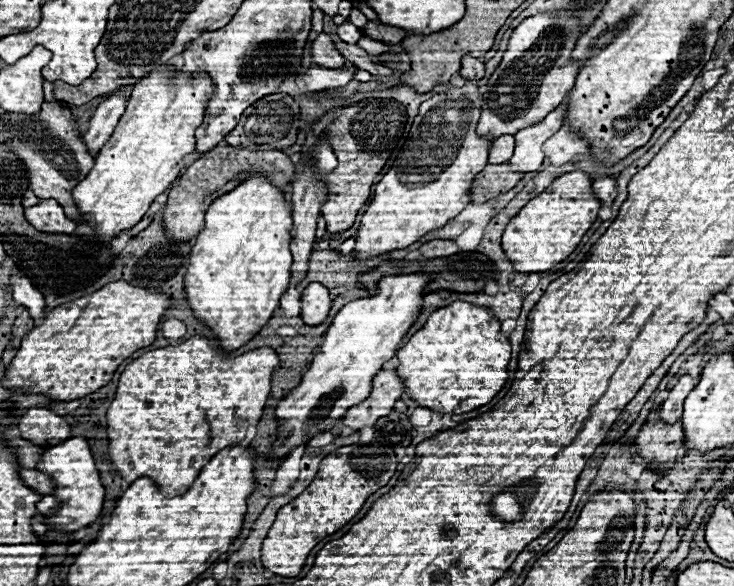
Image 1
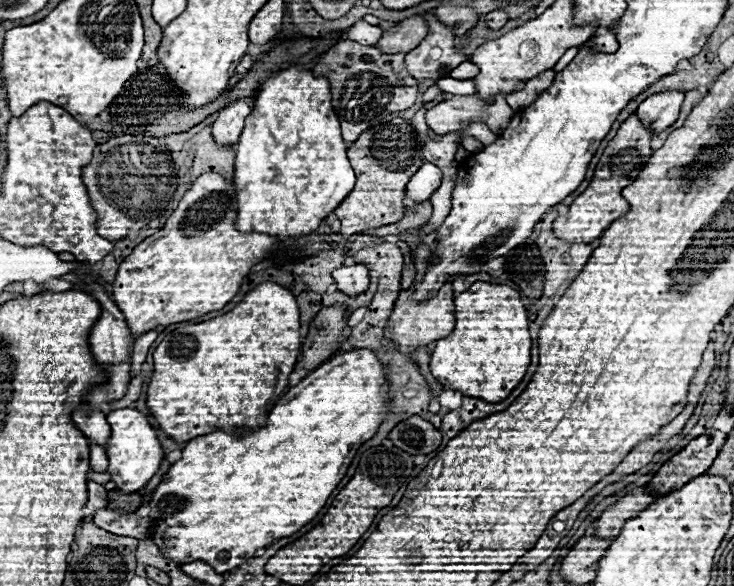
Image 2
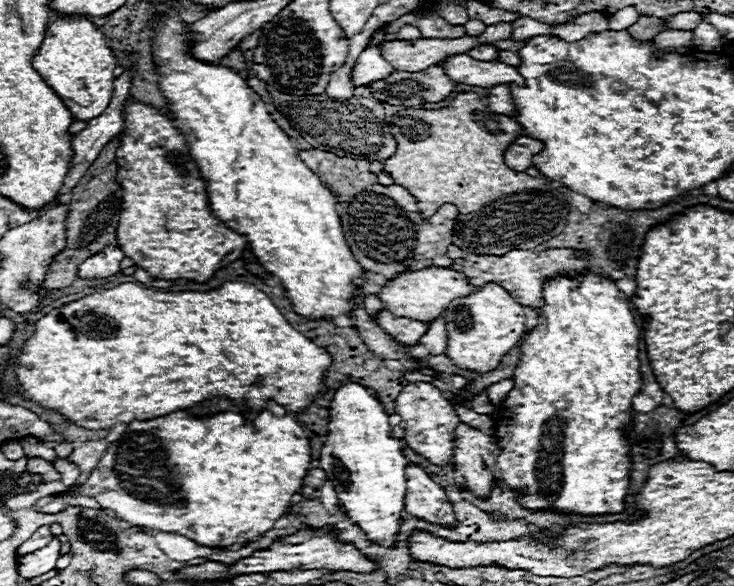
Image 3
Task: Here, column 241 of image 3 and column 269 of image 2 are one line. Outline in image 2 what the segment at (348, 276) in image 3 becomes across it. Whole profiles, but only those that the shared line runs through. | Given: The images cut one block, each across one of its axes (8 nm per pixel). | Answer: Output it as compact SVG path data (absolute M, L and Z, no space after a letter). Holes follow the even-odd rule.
M288 66L274 72L258 86L254 108L246 118L238 140L234 182L238 188L236 230L240 232L272 234L280 240L298 238L314 232L320 222L336 210L344 196L354 188L356 176L346 156L340 122L332 110L330 84L326 76L314 76L312 70L300 66Z

